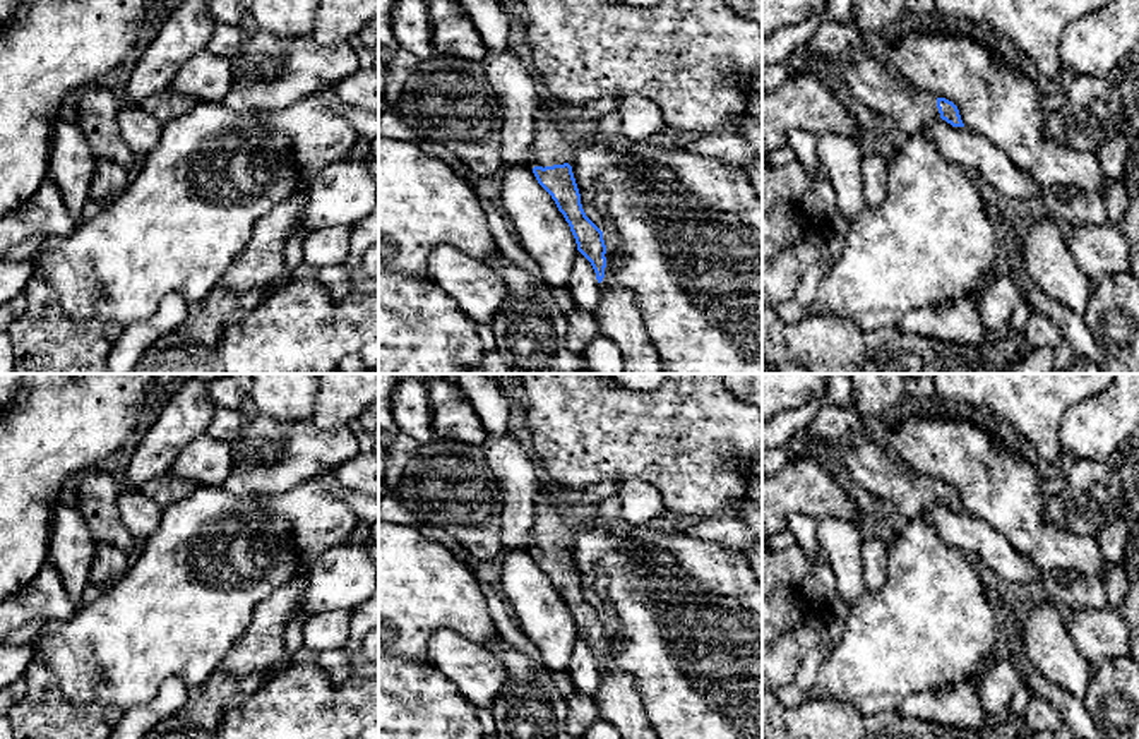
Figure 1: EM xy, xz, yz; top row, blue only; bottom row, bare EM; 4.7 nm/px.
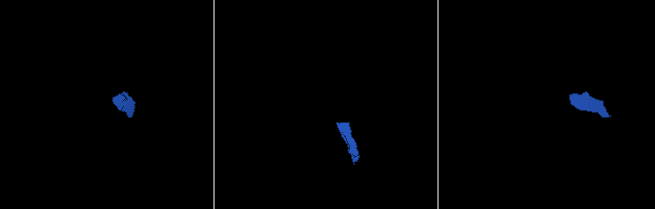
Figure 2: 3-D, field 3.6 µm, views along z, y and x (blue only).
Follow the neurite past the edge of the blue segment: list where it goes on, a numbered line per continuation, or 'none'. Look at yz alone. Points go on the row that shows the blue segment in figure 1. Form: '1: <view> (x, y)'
1: yz (870, 79)

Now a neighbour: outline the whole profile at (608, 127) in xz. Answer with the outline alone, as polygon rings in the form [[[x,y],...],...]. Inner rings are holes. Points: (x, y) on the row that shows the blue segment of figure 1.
[[[618,111],[606,113],[594,120],[596,132],[591,135],[593,139],[606,144],[622,142],[623,122]]]

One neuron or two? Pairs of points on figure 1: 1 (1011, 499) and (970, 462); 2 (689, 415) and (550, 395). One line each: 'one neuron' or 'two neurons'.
1: one neuron
2: one neuron

